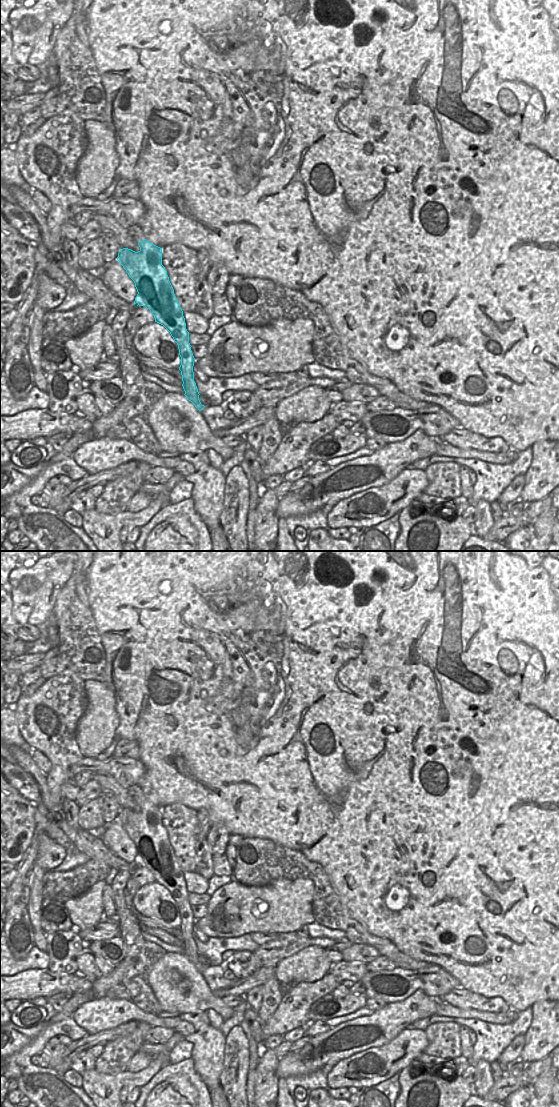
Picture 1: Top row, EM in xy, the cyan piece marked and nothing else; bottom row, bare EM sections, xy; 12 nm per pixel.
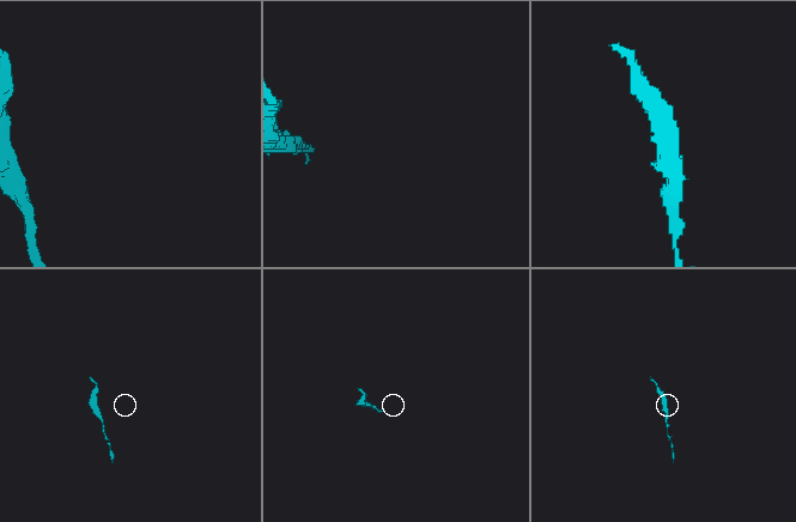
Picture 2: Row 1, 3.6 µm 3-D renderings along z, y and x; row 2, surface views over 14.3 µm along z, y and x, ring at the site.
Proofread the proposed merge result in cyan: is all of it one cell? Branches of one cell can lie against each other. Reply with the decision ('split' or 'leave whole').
leave whole

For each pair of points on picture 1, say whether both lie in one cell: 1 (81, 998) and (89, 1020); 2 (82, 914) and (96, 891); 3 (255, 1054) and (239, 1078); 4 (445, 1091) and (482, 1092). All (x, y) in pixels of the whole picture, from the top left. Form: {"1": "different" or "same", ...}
{"1": "different", "2": "same", "3": "different", "4": "different"}

